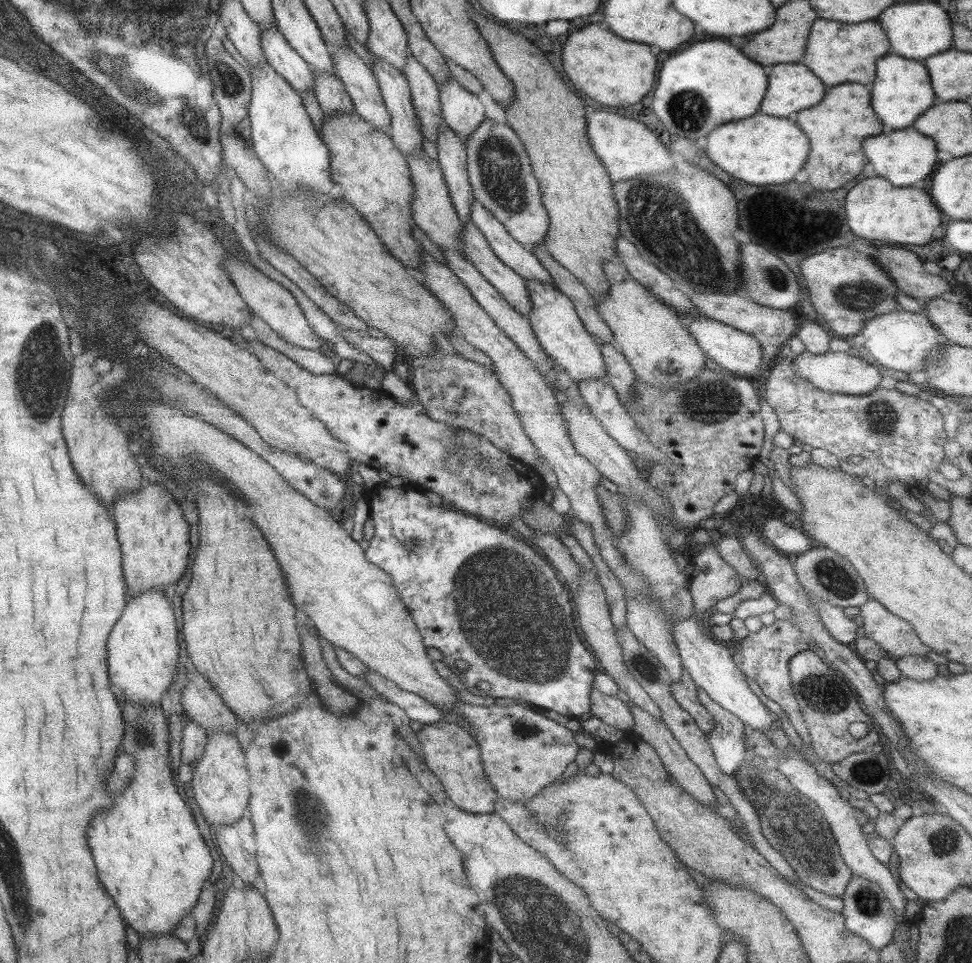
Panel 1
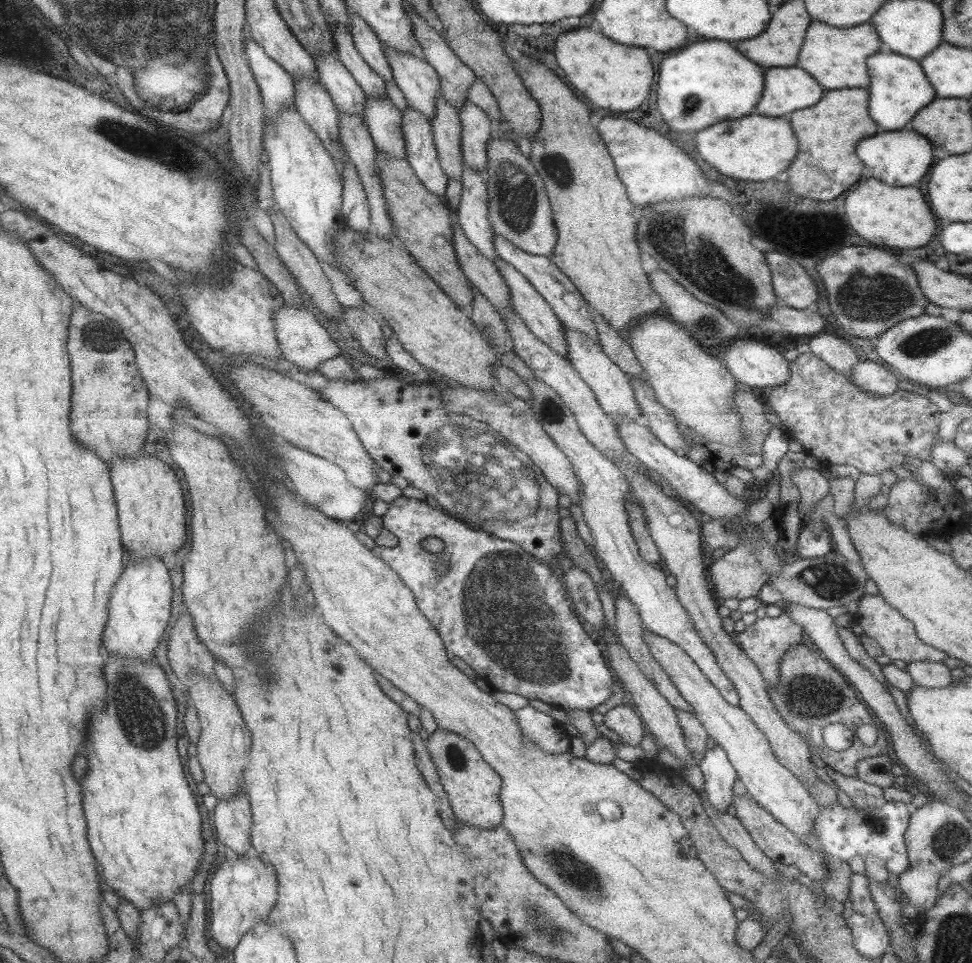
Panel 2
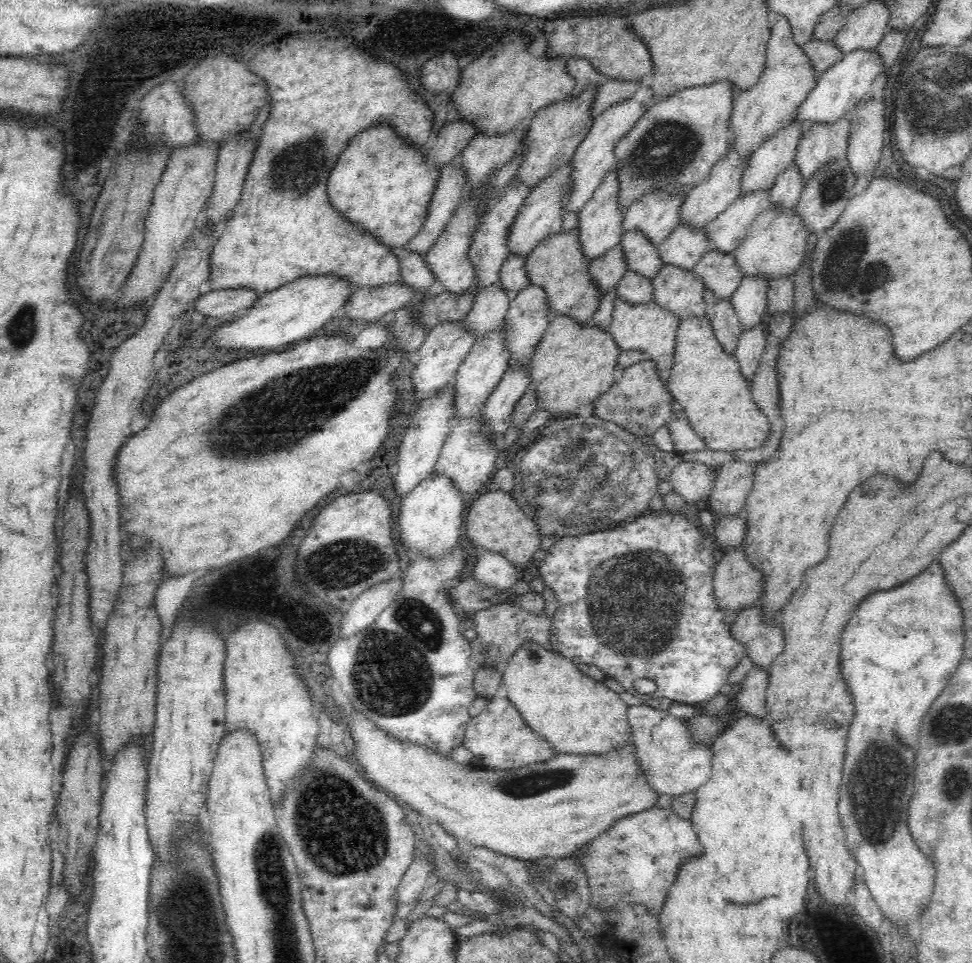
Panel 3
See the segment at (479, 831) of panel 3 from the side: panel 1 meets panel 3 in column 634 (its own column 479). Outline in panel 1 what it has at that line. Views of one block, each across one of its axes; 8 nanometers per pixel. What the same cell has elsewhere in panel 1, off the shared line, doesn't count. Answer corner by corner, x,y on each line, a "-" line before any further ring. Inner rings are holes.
441,720
422,725
415,736
416,740
420,742
424,764
439,779
445,795
455,806
473,814
494,812
497,795
484,776
479,758
479,747
469,732
455,722

